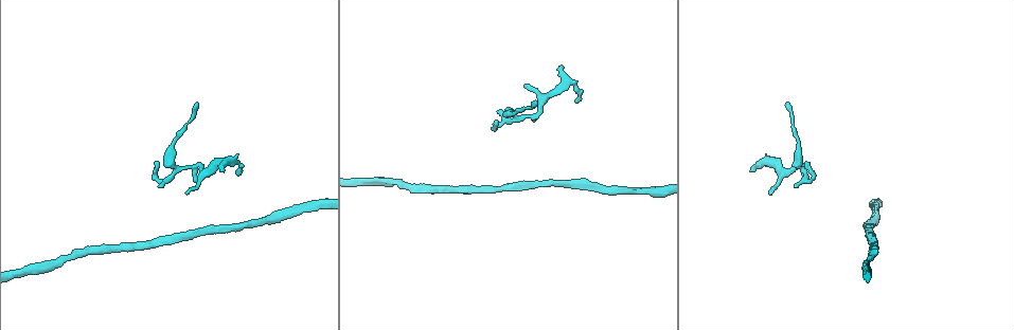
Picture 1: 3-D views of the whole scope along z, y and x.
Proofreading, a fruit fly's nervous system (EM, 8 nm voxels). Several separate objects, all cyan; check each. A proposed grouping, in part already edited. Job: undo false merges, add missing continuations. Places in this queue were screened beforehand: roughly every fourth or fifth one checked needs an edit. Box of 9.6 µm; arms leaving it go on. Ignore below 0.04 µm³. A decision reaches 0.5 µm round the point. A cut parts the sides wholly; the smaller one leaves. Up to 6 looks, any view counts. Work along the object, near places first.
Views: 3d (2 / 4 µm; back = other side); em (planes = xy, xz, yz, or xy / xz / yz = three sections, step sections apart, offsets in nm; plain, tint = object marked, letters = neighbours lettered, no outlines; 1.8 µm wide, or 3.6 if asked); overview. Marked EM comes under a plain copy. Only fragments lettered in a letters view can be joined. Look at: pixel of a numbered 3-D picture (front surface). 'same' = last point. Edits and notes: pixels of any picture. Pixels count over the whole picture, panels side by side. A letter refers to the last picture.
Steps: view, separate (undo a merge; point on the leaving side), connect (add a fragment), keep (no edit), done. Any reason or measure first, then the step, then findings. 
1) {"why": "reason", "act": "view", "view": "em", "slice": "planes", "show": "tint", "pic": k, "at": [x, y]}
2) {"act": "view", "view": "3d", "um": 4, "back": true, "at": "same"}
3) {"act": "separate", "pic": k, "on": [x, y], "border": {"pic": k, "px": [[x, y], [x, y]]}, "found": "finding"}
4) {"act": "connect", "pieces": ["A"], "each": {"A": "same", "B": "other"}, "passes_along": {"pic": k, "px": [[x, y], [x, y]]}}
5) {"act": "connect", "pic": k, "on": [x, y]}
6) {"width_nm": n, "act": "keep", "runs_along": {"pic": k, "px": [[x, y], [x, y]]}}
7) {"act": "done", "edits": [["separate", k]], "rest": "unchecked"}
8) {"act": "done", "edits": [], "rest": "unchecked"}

{"why": "thin end", "act": "view", "view": "3d", "um": 4, "back": true, "pic": 1, "at": [537, 102]}

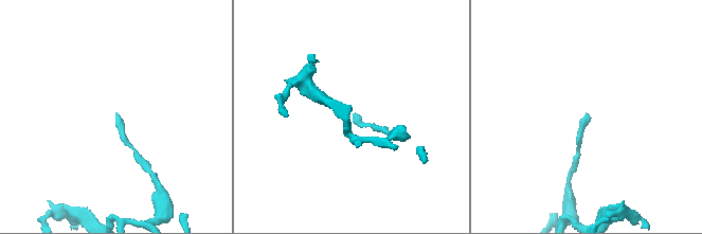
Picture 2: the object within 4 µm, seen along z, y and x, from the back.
{"act": "view", "view": "em", "um": 3.6, "slice": "xz", "step": 8, "show": "letters", "pic": 2, "at": [115, 114]}

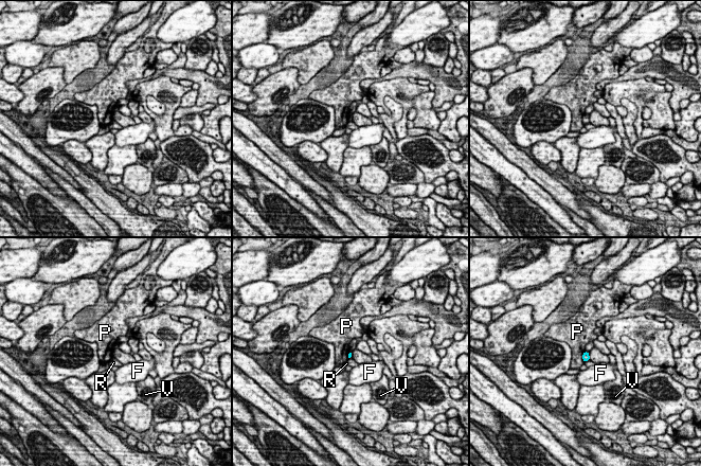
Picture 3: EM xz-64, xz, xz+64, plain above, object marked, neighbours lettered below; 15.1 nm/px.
{"act": "keep", "each": {"F": "other", "P": "other", "R": "other", "V": "other"}, "border": {"pic": 3, "px": [[589, 359], [585, 362]]}, "found": "none of them fits"}

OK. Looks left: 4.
{"why": "free end", "act": "view", "view": "em", "slice": "planes", "show": "letters", "pic": 1, "at": [805, 162]}

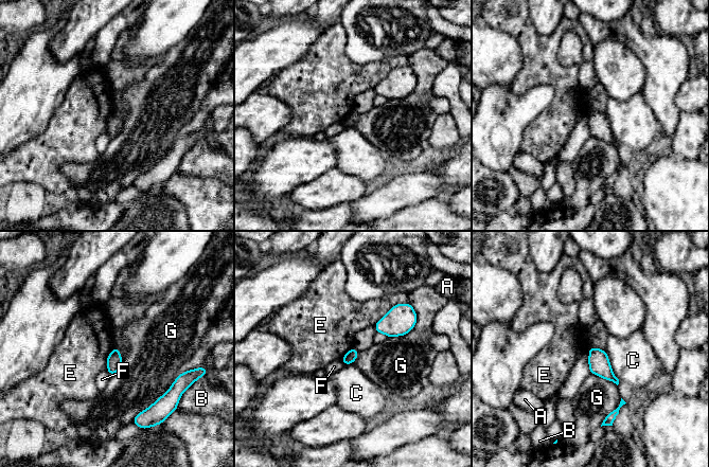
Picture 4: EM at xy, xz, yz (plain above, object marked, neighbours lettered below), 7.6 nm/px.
{"width_nm": 90, "act": "keep", "each": {"A": "other", "B": "other", "C": "other", "E": "other", "F": "other", "G": "other"}, "border": {"pic": 4, "px": [[179, 375], [131, 421]]}, "found": "none of them fits"}

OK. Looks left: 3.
{"why": "branch stops here", "act": "view", "view": "3d", "um": 4, "pic": 1, "at": [221, 170]}

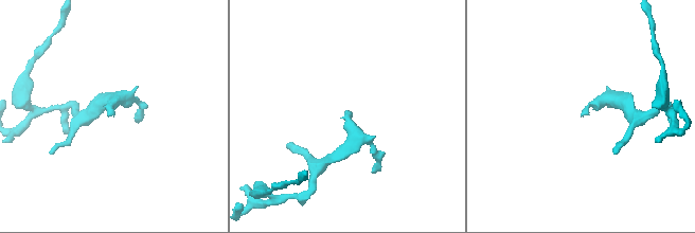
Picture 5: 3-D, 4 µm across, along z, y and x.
{"why": "shape alone is not enough", "act": "view", "view": "em", "um": 3.6, "slice": "planes", "show": "tint", "pic": 5, "at": [107, 115]}

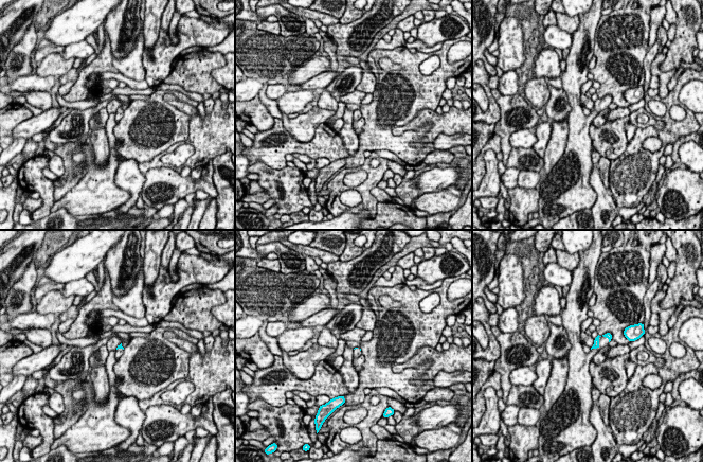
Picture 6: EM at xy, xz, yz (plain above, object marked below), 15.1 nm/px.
{"act": "view", "view": "em", "um": 3.6, "slice": "planes", "show": "letters", "at": "same"}

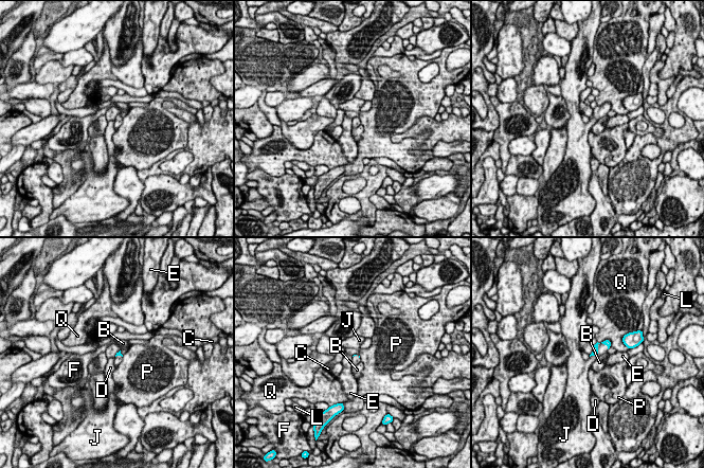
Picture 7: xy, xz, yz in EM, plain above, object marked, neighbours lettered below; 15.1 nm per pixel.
{"act": "connect", "pieces": ["J"], "each": {"B": "other", "C": "other", "D": "other", "E": "other", "F": "other", "J": "same", "L": "other", "P": "other", "Q": "other"}, "passes_along": {"pic": 7, "px": [[595, 348], [597, 348], [602, 348]]}, "found": "it goes on there"}

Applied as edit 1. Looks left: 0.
{"act": "done", "edits": [["connect", 7]], "rest": "unchecked"}

